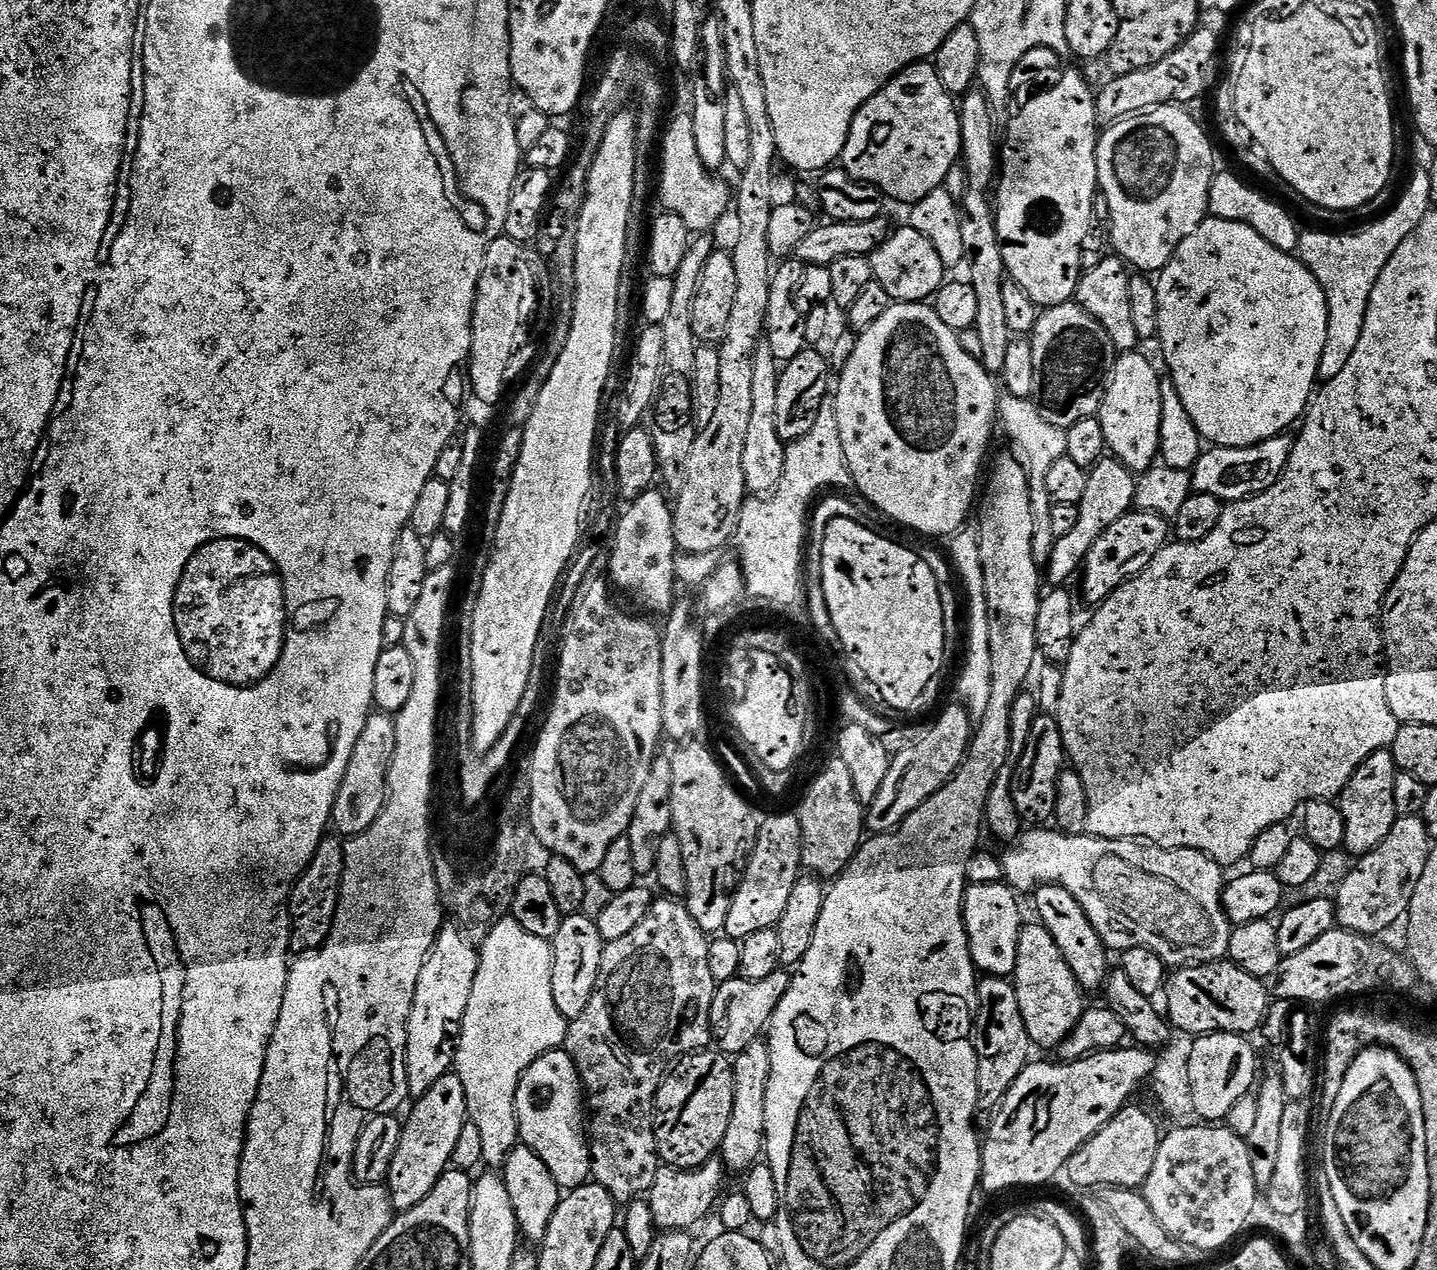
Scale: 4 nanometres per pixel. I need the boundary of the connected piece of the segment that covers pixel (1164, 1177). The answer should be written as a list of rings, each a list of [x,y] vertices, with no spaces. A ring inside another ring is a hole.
[[[1176,1126],[1173,1132],[1165,1131],[1163,1133],[1160,1149],[1154,1158],[1154,1166],[1150,1170],[1150,1174],[1145,1178],[1142,1185],[1142,1195],[1146,1198],[1146,1202],[1150,1202],[1150,1210],[1154,1210],[1154,1214],[1172,1236],[1177,1236],[1183,1244],[1189,1244],[1200,1249],[1201,1253],[1208,1254],[1215,1248],[1224,1248],[1248,1223],[1252,1220],[1252,1215],[1256,1212],[1256,1168],[1252,1165],[1254,1153],[1248,1147],[1245,1137],[1234,1134],[1227,1126],[1200,1126],[1204,1128],[1196,1128],[1197,1126]]]

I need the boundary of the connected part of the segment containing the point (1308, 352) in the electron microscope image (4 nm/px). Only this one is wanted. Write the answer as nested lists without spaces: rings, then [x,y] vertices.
[[[1206,218],[1194,230],[1194,234],[1190,234],[1176,248],[1172,261],[1158,273],[1154,285],[1157,306],[1154,323],[1160,348],[1164,351],[1167,375],[1177,388],[1186,413],[1209,445],[1218,448],[1250,448],[1255,444],[1265,444],[1275,436],[1285,435],[1289,431],[1288,427],[1296,419],[1297,423],[1307,413],[1318,388],[1320,363],[1328,345],[1328,303],[1318,278],[1310,274],[1308,267],[1299,258],[1270,246],[1270,242],[1266,242],[1266,238],[1262,238],[1262,234],[1258,234],[1250,226],[1229,220]]]

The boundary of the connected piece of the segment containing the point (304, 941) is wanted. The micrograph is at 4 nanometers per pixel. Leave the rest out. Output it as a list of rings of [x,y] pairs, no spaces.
[[[339,839],[336,840],[321,840],[319,850],[313,854],[312,861],[309,862],[307,870],[300,877],[290,897],[293,938],[290,948],[293,953],[303,954],[322,948],[333,935],[332,919],[336,916],[336,895],[340,892],[340,875],[346,872],[346,848],[339,844]]]

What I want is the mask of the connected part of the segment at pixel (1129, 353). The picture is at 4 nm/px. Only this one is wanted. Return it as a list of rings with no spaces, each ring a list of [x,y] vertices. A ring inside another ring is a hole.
[[[1124,350],[1117,355],[1112,366],[1112,375],[1108,378],[1108,385],[1104,387],[1104,400],[1100,404],[1098,419],[1102,426],[1102,434],[1108,443],[1107,451],[1133,474],[1143,474],[1149,471],[1157,463],[1156,455],[1159,457],[1162,452],[1162,437],[1160,435],[1163,418],[1161,381],[1161,374],[1156,373],[1155,366],[1140,353],[1140,350]]]

